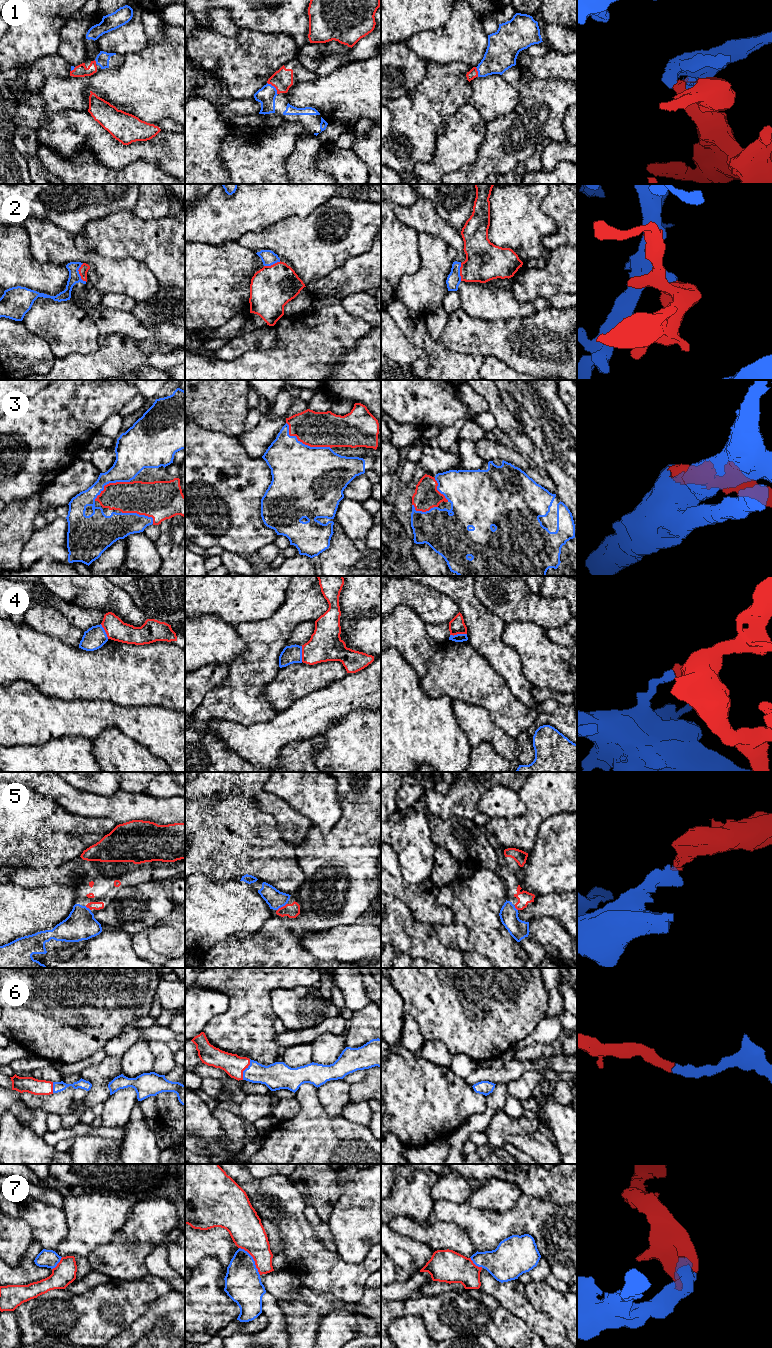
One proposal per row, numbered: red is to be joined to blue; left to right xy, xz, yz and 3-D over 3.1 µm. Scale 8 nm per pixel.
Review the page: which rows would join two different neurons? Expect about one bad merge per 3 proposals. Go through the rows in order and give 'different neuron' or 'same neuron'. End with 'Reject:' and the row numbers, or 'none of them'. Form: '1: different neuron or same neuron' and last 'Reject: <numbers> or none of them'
1: same neuron
2: same neuron
3: same neuron
4: different neuron
5: same neuron
6: same neuron
7: same neuron
Reject: 4

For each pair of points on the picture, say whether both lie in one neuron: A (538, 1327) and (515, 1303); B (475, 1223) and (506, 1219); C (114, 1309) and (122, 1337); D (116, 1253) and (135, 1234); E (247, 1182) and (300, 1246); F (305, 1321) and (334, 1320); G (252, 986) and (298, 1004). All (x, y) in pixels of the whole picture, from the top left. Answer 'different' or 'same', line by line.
A: same
B: same
C: different
D: same
E: same
F: different
G: different

